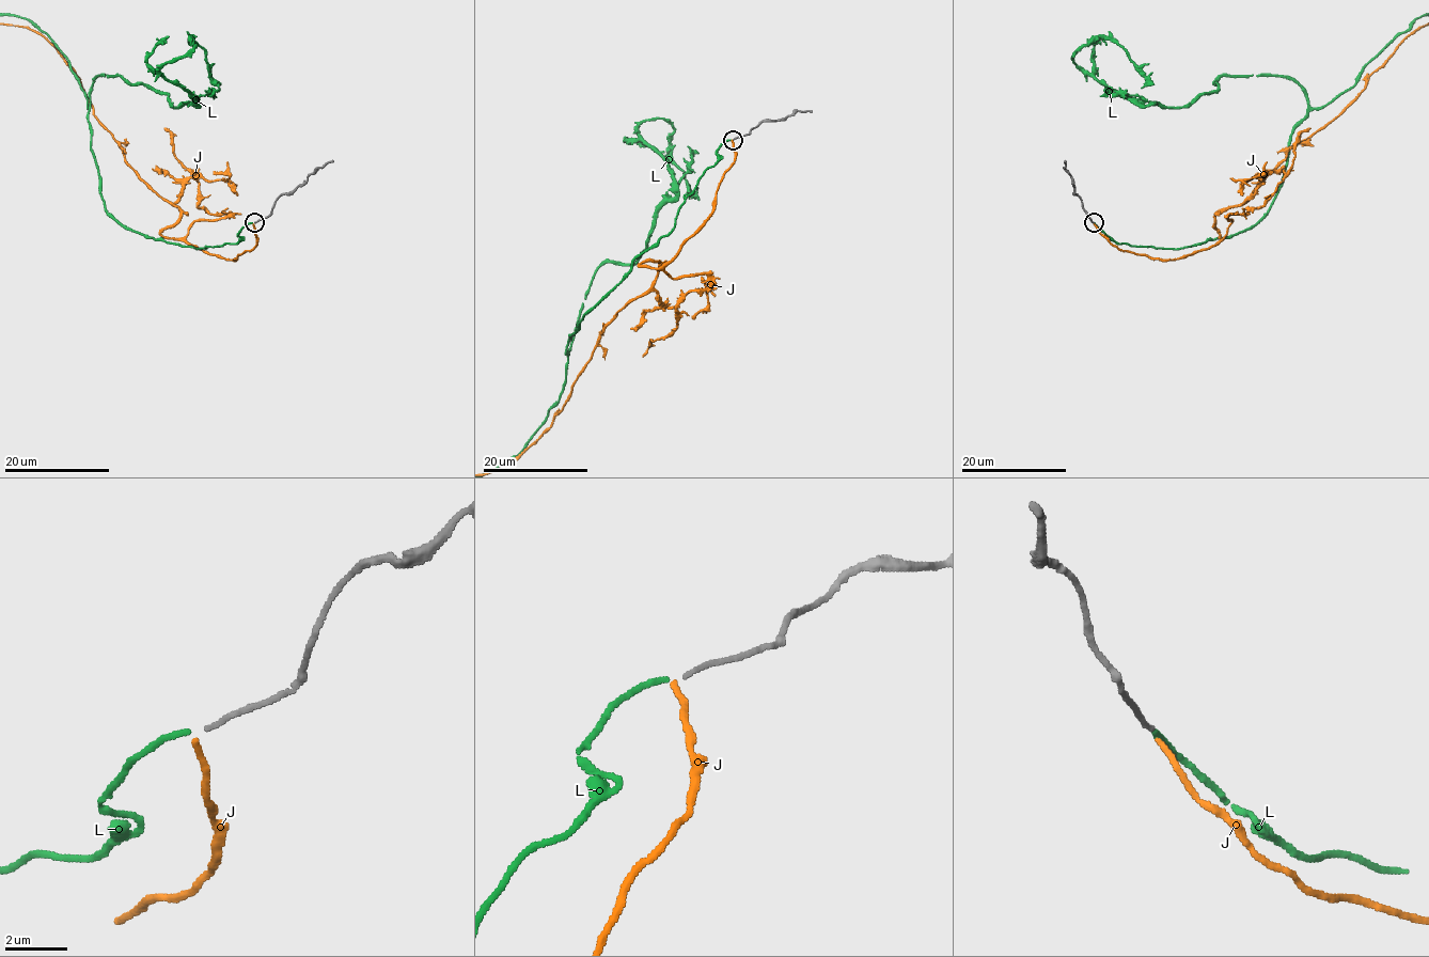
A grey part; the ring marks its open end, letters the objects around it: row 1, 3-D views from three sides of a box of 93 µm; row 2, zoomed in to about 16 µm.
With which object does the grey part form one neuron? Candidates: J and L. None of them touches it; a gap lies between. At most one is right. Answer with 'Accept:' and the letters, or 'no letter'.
Accept: L

